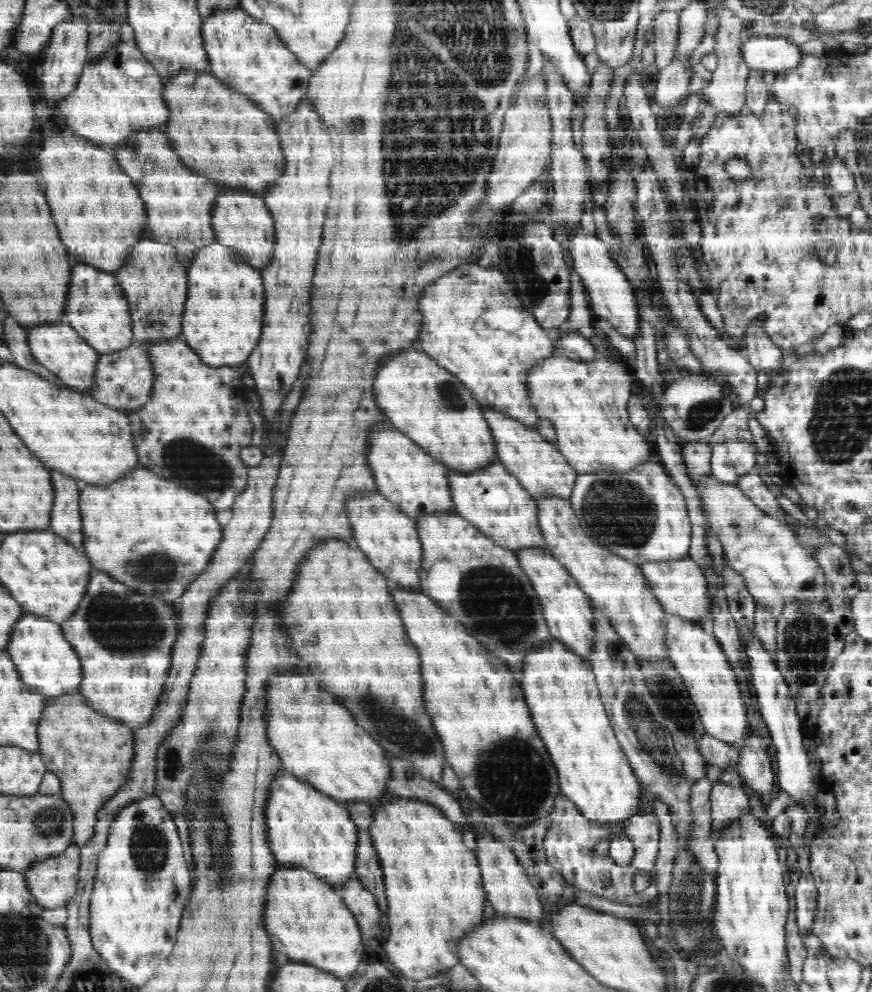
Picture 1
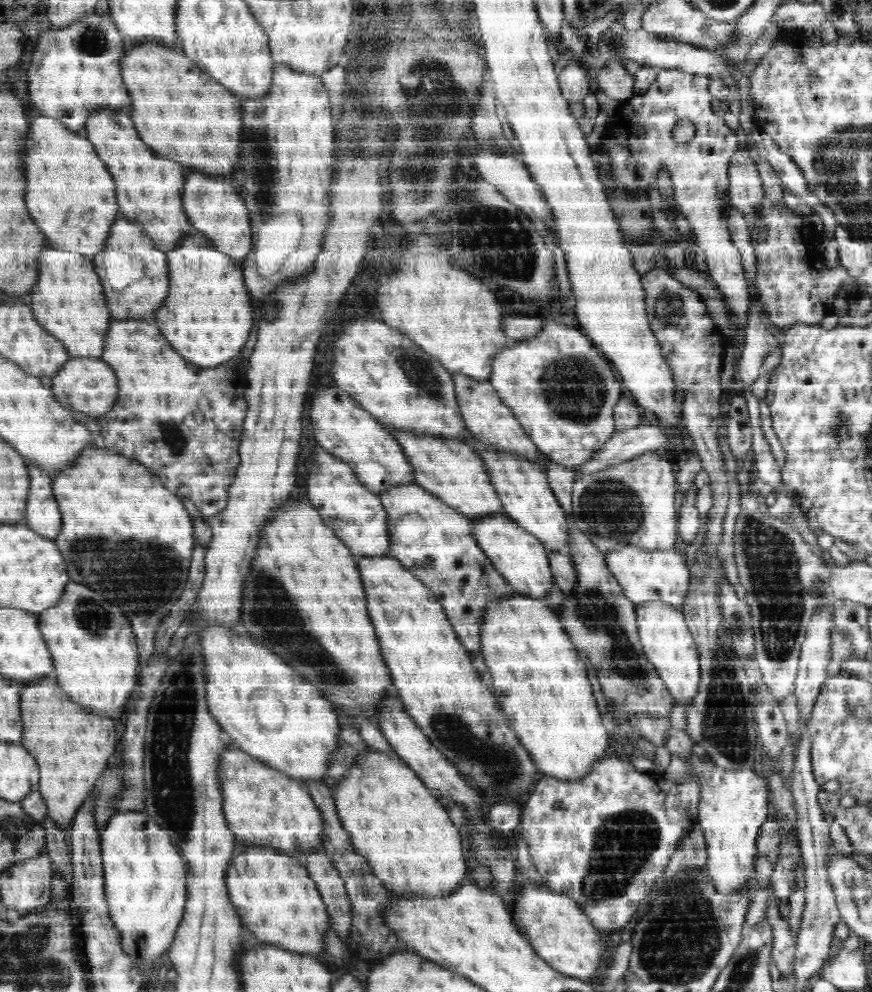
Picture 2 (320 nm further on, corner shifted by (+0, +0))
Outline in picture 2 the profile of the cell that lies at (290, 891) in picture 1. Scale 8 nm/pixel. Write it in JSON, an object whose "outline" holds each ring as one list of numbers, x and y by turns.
{"outline":[[244,846,241,852,238,852,236,856,232,856,230,862,230,868,227,870,227,891,230,893,230,901,235,911,239,913,240,919,244,922,248,930,254,932,254,936,258,941,268,942,268,944,274,944,274,946,280,946,284,950,292,950,292,952,302,952,302,954,318,954,318,952,323,952,322,946,326,942,326,932,331,930,330,923,331,918,328,917,327,905,324,904,323,897,319,893,319,889,316,886,315,881,311,879,306,868,302,865,303,861,296,858,288,856,280,851,275,851,271,848,266,847,248,847]]}

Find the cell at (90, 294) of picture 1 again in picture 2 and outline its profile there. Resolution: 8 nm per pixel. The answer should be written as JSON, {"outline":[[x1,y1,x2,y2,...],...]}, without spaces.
{"outline":[[49,247,39,256,39,280,26,302,48,333,63,341,69,358,101,358,112,316,93,259]]}

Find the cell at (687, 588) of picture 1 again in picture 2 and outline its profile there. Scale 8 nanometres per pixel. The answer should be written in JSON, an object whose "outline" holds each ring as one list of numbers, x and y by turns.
{"outline":[[620,547,605,552,607,567,617,578,624,594,634,603,668,603,681,608,687,598,691,574,685,556,676,549,649,551,638,547]]}

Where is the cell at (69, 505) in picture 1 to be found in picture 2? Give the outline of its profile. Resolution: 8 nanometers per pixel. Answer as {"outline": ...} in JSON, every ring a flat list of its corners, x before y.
{"outline":[[30,464,30,494,23,524,28,525,34,532,54,539,62,528,62,516,56,500,52,500,52,478,40,468]]}

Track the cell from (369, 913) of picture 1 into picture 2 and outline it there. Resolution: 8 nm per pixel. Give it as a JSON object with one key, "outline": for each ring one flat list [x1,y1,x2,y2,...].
{"outline":[[323,850,312,851,302,861,327,905,328,917,331,918,330,928,347,941,352,924,351,904,340,873,332,866,332,861]]}

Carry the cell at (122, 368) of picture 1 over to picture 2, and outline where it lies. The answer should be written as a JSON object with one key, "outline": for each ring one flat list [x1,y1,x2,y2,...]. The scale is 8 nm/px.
{"outline":[[71,358,64,364,62,370,52,376,53,395,60,404,67,406,73,413,83,412,92,418,97,418,111,410,116,404,118,383,115,372,101,358]]}

